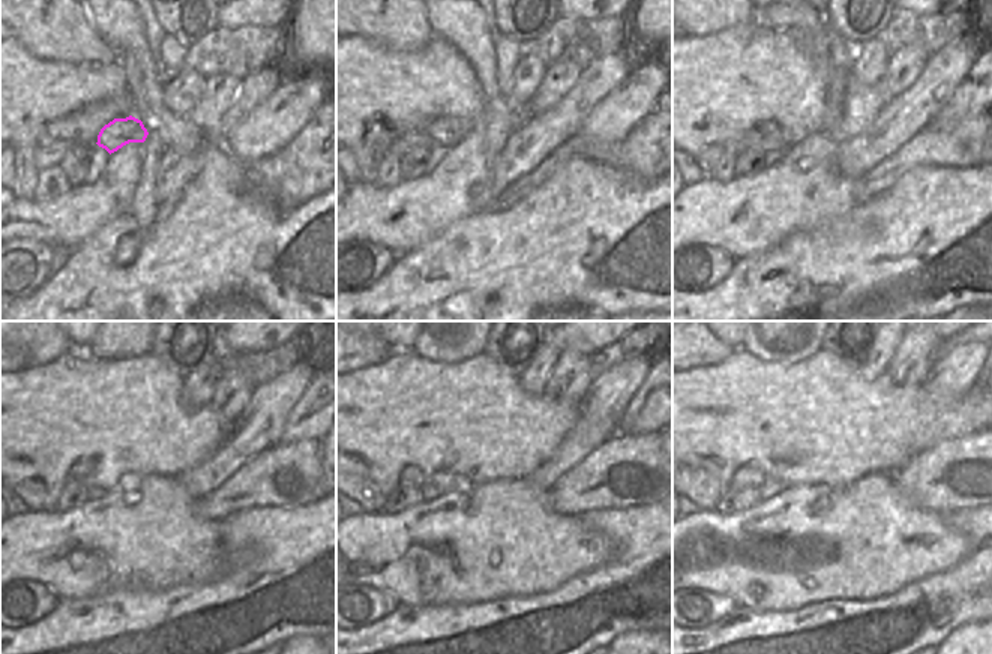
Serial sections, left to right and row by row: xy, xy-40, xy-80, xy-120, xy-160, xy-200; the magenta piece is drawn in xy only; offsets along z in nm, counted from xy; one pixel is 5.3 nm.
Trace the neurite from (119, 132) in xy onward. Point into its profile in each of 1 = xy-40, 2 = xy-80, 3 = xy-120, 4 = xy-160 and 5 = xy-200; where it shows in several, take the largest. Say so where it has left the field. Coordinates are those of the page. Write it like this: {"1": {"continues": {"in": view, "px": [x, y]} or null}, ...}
{"1": {"continues": {"in": "xy-40", "px": [441, 132]}}, "2": {"continues": {"in": "xy-80", "px": [767, 135]}}, "3": {"continues": {"in": "xy-120", "px": [83, 471]}}, "4": {"continues": {"in": "xy-160", "px": [410, 474]}}, "5": {"continues": {"in": "xy-200", "px": [746, 476]}}}

